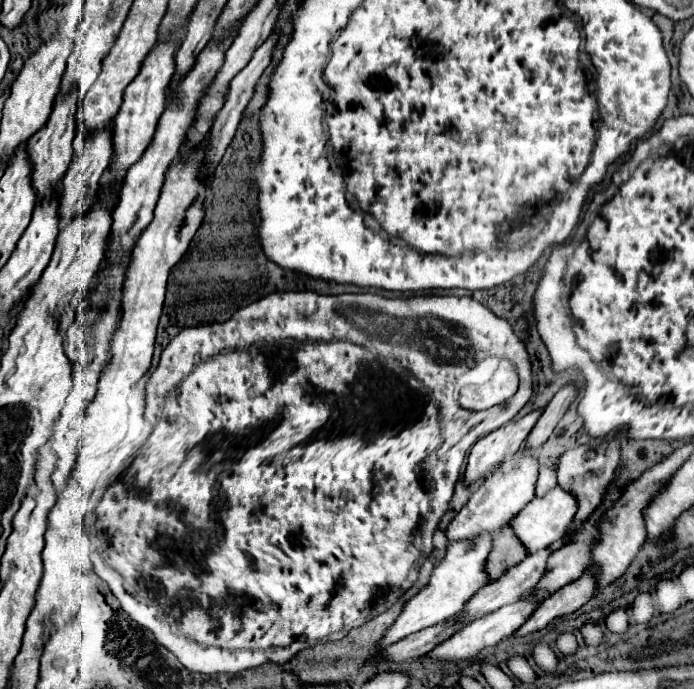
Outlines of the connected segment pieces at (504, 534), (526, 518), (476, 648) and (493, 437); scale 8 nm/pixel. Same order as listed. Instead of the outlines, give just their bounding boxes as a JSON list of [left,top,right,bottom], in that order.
[[488,524,528,580],[512,486,578,552],[432,594,542,660],[466,408,542,482]]

